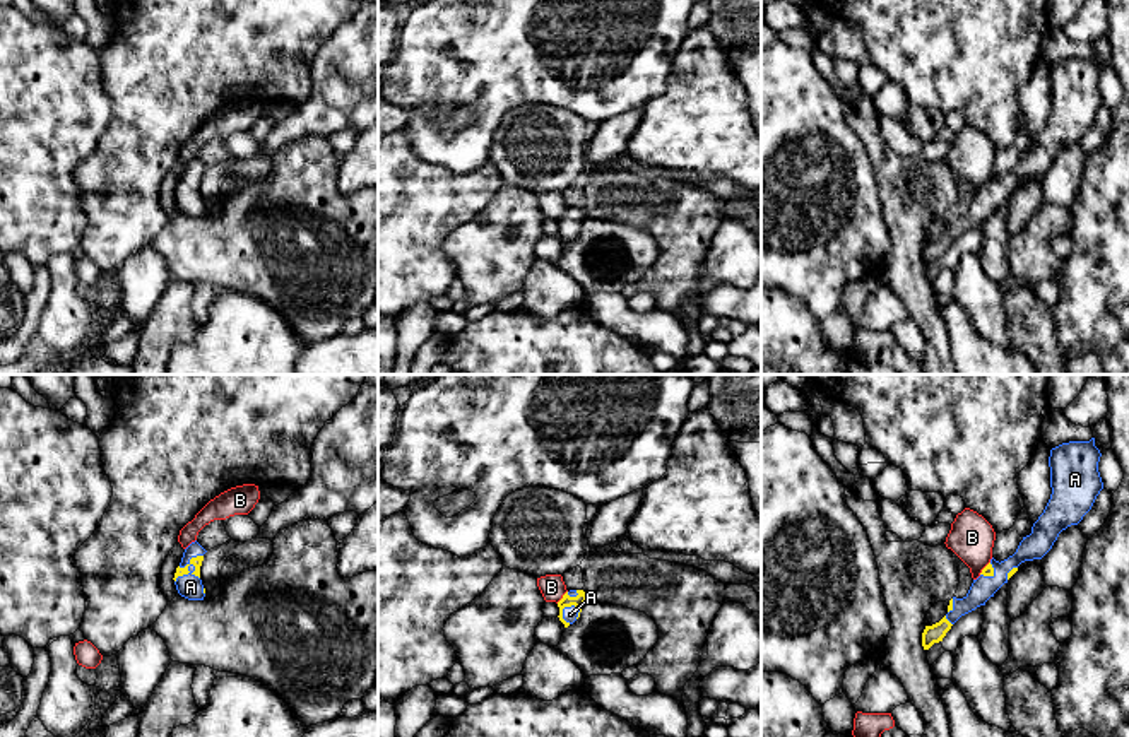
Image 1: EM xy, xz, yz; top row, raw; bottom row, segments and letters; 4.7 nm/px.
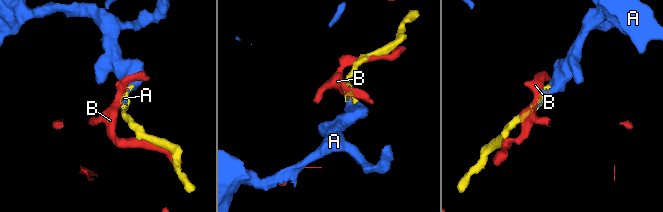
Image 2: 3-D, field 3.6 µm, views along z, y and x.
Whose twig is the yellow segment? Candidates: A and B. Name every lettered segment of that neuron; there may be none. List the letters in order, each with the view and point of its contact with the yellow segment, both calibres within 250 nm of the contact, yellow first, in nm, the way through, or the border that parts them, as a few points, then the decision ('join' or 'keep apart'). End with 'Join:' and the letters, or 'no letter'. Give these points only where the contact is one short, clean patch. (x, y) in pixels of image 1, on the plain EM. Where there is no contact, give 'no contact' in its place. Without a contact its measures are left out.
A: contact xy (187, 185); calibres 50 and 120 nm; join
B: contact xz (563, 214); calibres 60 and 120 nm; keep apart
Join: A

